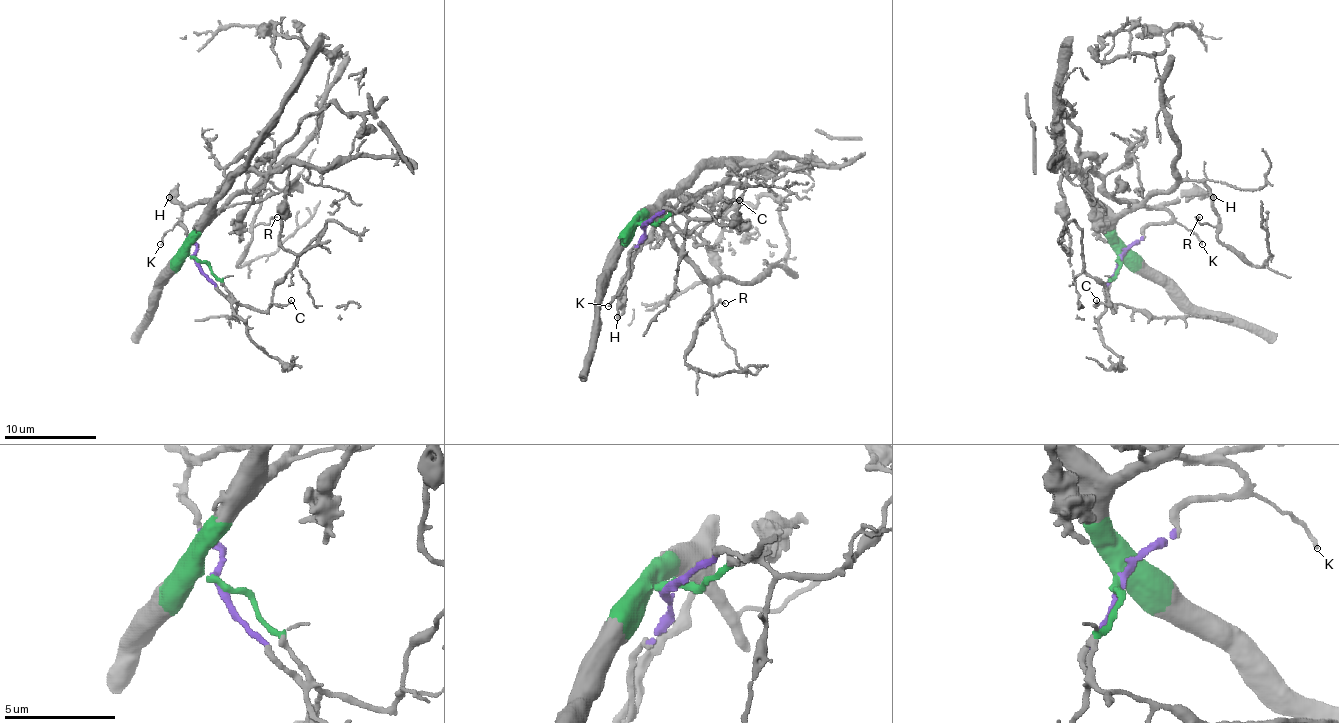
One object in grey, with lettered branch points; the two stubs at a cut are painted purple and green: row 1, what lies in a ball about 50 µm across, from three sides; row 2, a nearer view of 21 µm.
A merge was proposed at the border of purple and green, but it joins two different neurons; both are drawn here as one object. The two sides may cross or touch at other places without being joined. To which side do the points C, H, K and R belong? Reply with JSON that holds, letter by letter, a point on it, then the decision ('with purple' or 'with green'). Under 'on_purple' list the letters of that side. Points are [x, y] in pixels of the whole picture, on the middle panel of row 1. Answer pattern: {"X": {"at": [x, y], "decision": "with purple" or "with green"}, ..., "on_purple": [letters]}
{"C": {"at": [739, 200], "decision": "with green"}, "H": {"at": [617, 317], "decision": "with purple"}, "K": {"at": [608, 306], "decision": "with purple"}, "R": {"at": [725, 303], "decision": "with green"}, "on_purple": ["H", "K"]}

